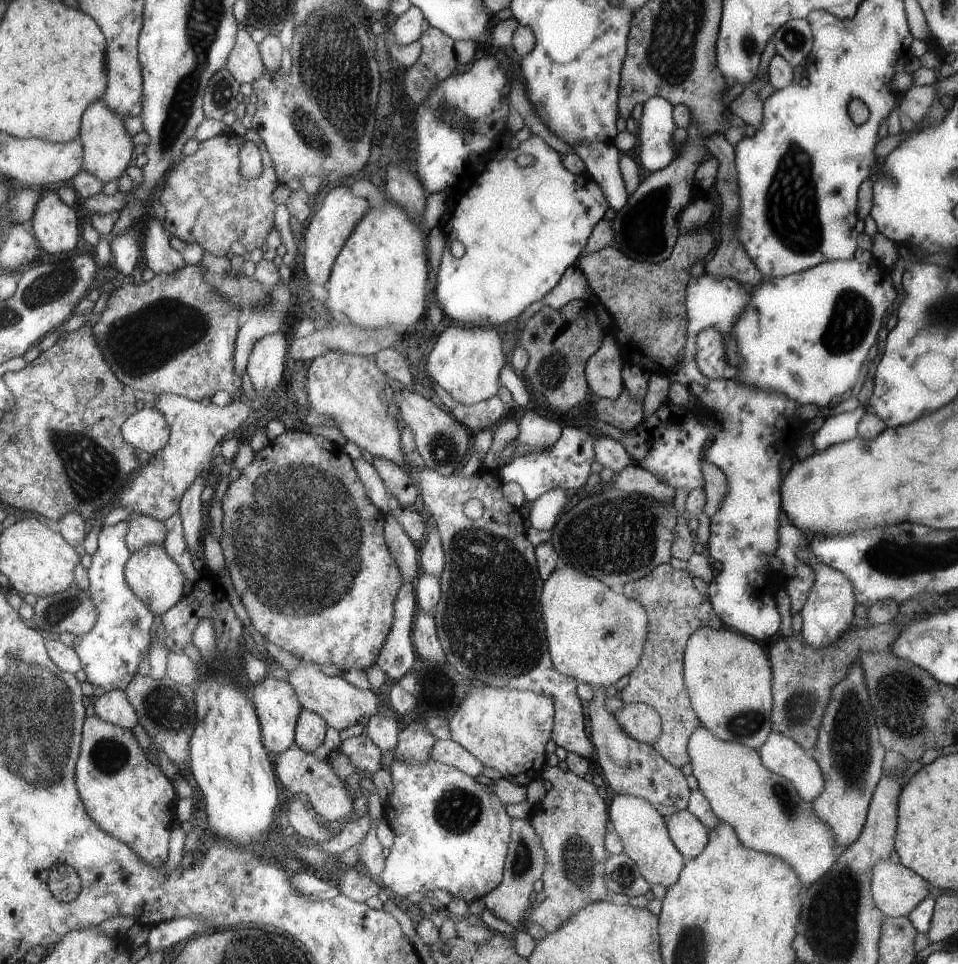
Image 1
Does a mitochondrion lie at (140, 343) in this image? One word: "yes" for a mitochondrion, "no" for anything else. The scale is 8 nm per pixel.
yes

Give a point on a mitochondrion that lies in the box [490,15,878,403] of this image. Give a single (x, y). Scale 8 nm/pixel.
(790, 214)

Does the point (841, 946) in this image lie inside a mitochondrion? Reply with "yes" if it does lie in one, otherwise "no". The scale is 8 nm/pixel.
yes

